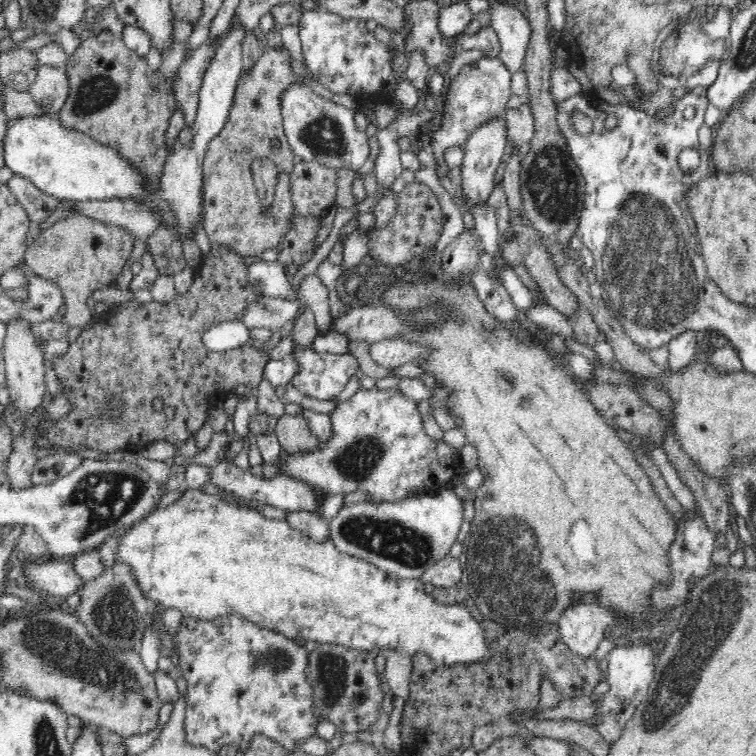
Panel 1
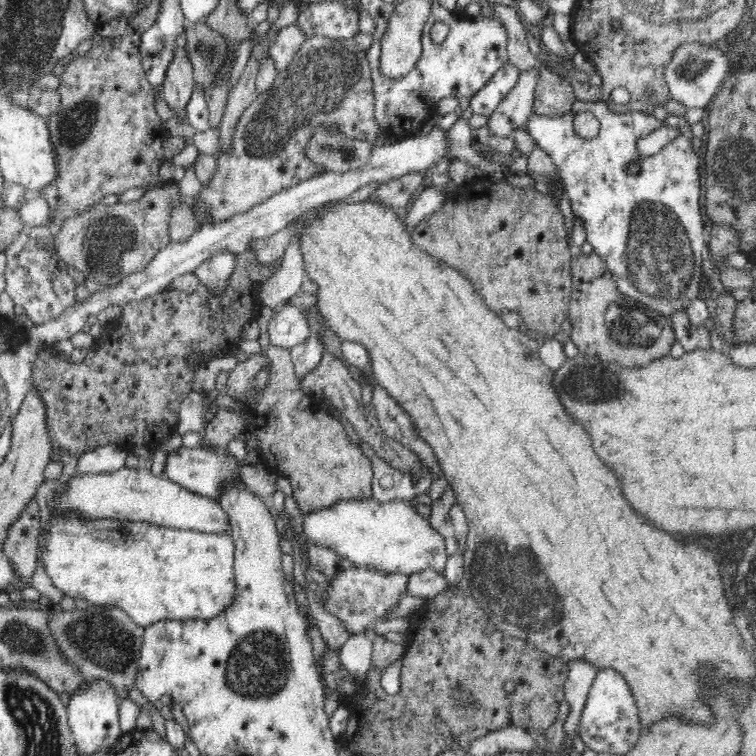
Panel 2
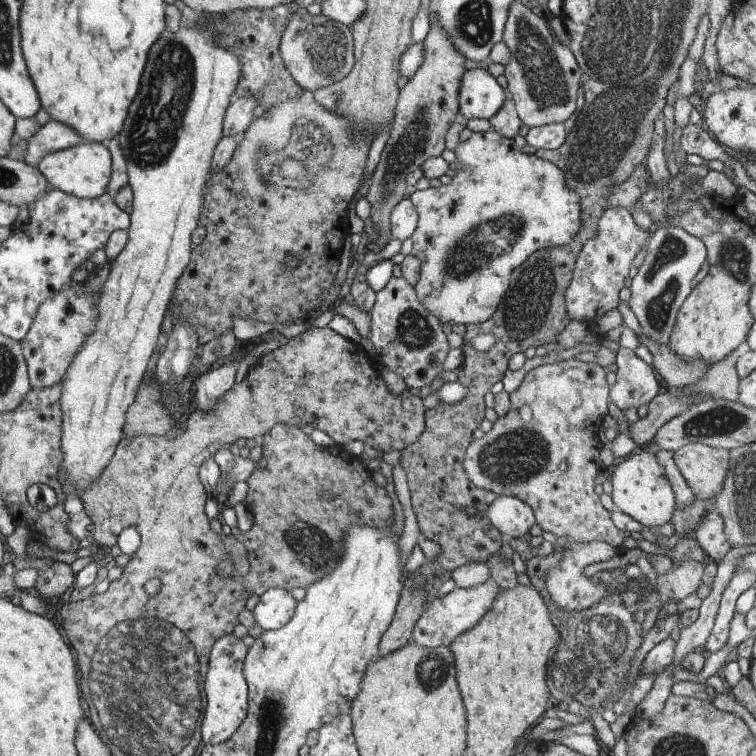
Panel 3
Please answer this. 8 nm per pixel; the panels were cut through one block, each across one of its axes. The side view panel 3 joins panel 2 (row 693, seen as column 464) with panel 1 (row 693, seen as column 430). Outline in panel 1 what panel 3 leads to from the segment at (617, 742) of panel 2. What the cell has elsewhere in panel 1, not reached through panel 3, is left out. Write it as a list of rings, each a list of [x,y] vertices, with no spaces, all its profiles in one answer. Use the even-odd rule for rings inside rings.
[[[645,641],[630,646],[613,647],[606,659],[610,690],[600,696],[600,702],[598,702],[600,720],[594,728],[605,741],[612,744],[620,739],[625,725],[632,719],[637,707],[644,702],[644,698],[648,696],[650,684],[656,674],[657,654],[656,650],[653,650]]]

